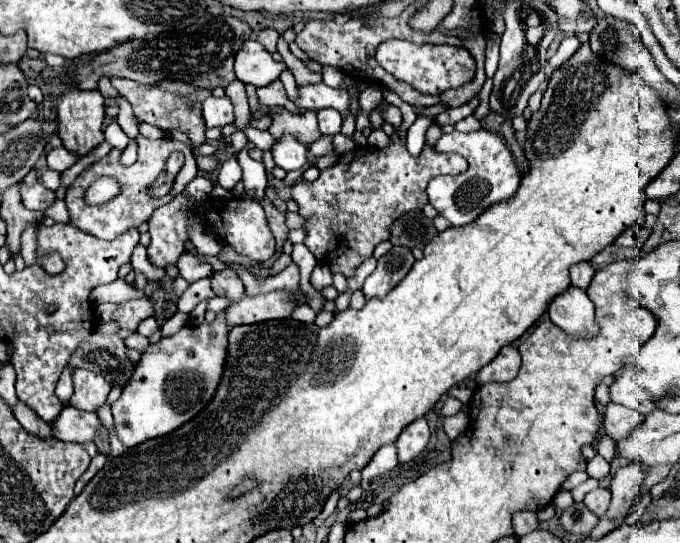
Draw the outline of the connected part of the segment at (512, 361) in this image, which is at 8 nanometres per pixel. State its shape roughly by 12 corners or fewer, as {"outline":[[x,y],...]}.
{"outline":[[515,346],[477,372],[477,384],[509,382],[517,376],[521,354]]}

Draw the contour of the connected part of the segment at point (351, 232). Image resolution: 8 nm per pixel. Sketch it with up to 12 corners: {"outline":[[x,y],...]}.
{"outline":[[399,132],[291,188],[305,246],[351,278],[467,160]]}

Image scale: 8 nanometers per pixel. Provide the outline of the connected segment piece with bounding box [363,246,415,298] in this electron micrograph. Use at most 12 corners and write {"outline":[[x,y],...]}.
{"outline":[[393,246],[363,284],[367,298],[387,296],[415,258]]}

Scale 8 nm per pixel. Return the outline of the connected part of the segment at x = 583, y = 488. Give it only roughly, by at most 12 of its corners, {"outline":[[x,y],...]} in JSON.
{"outline":[[589,478],[571,490],[575,502],[583,502],[586,494],[599,486]]}

